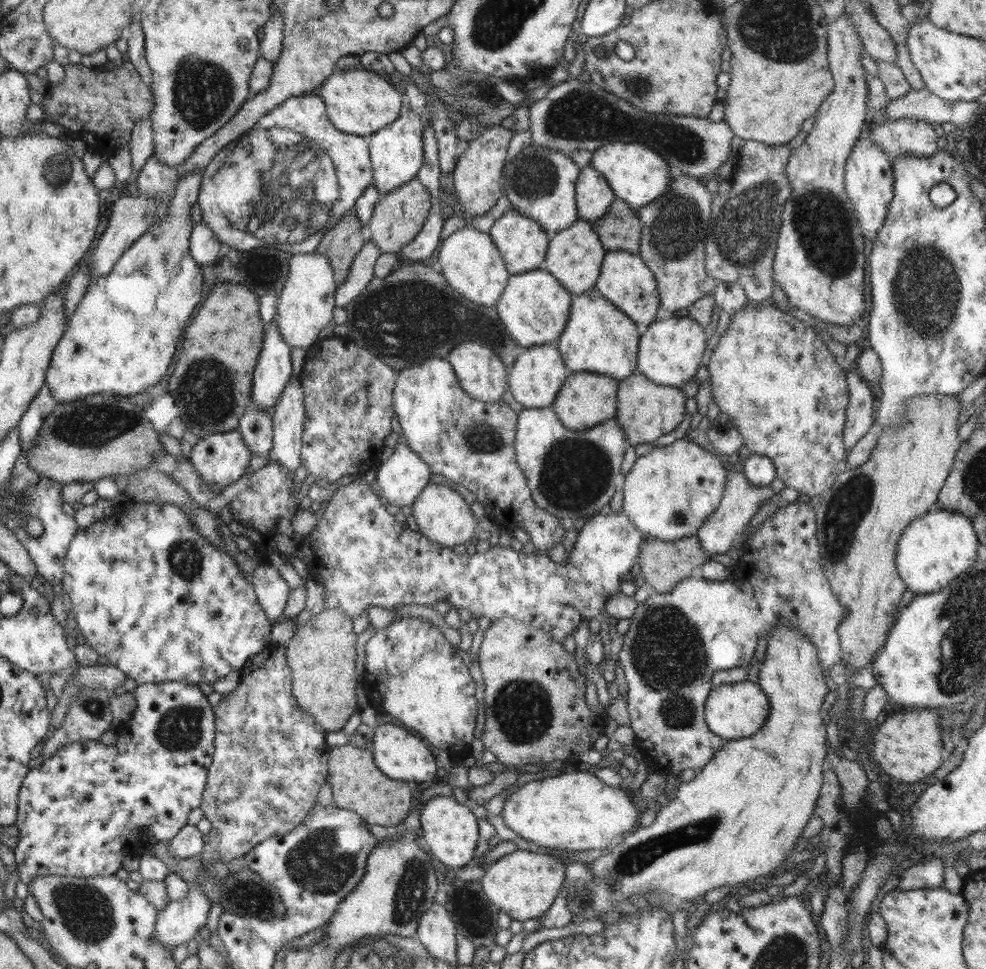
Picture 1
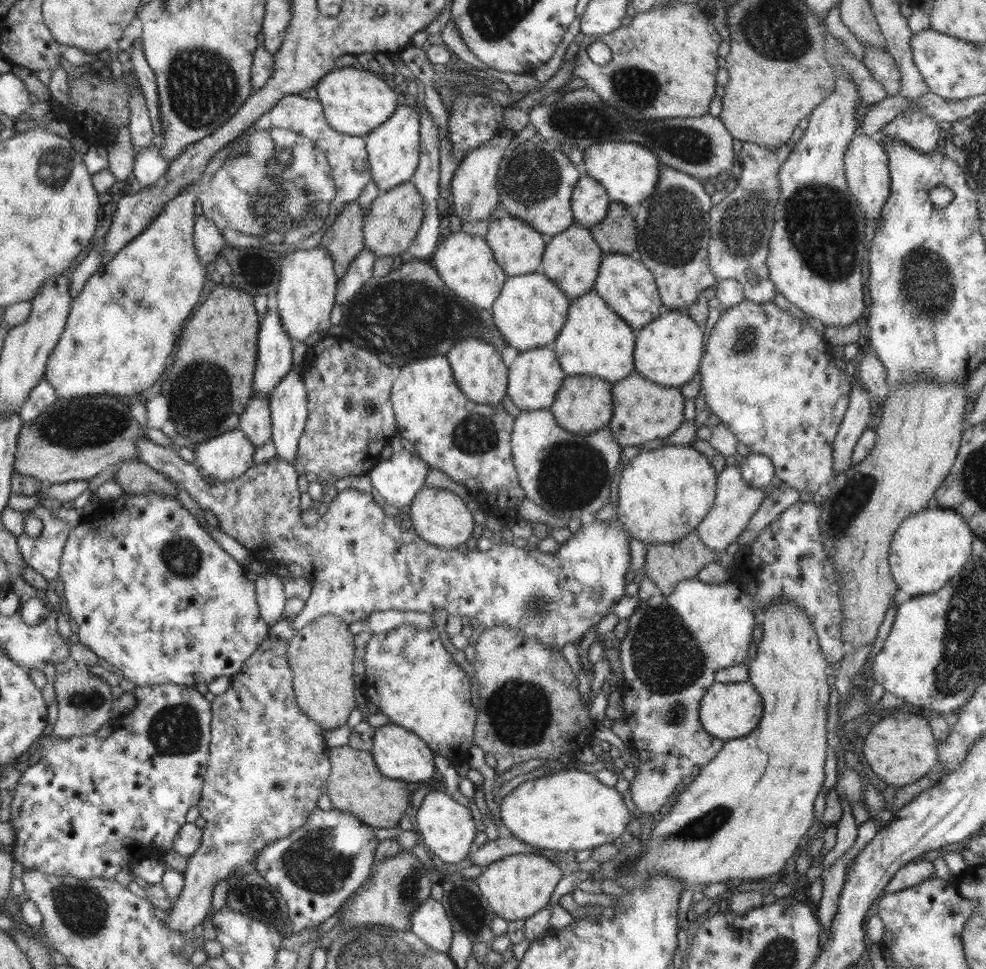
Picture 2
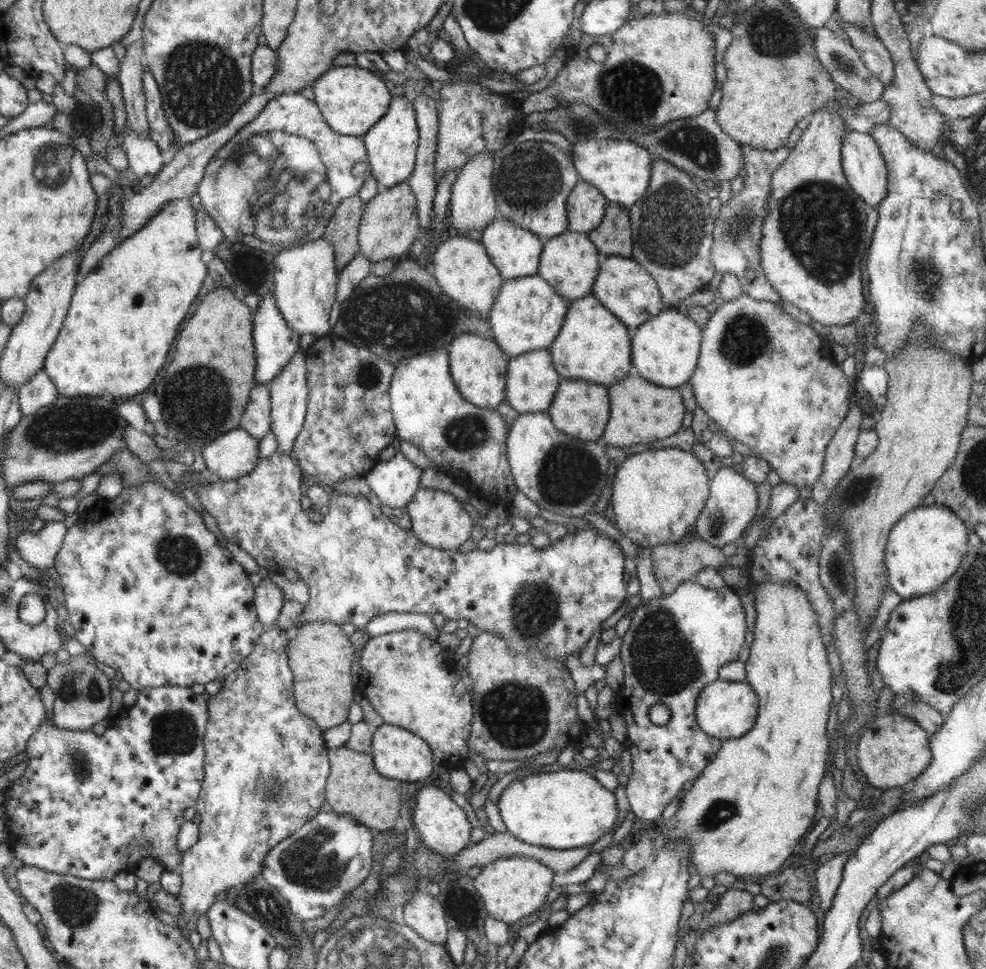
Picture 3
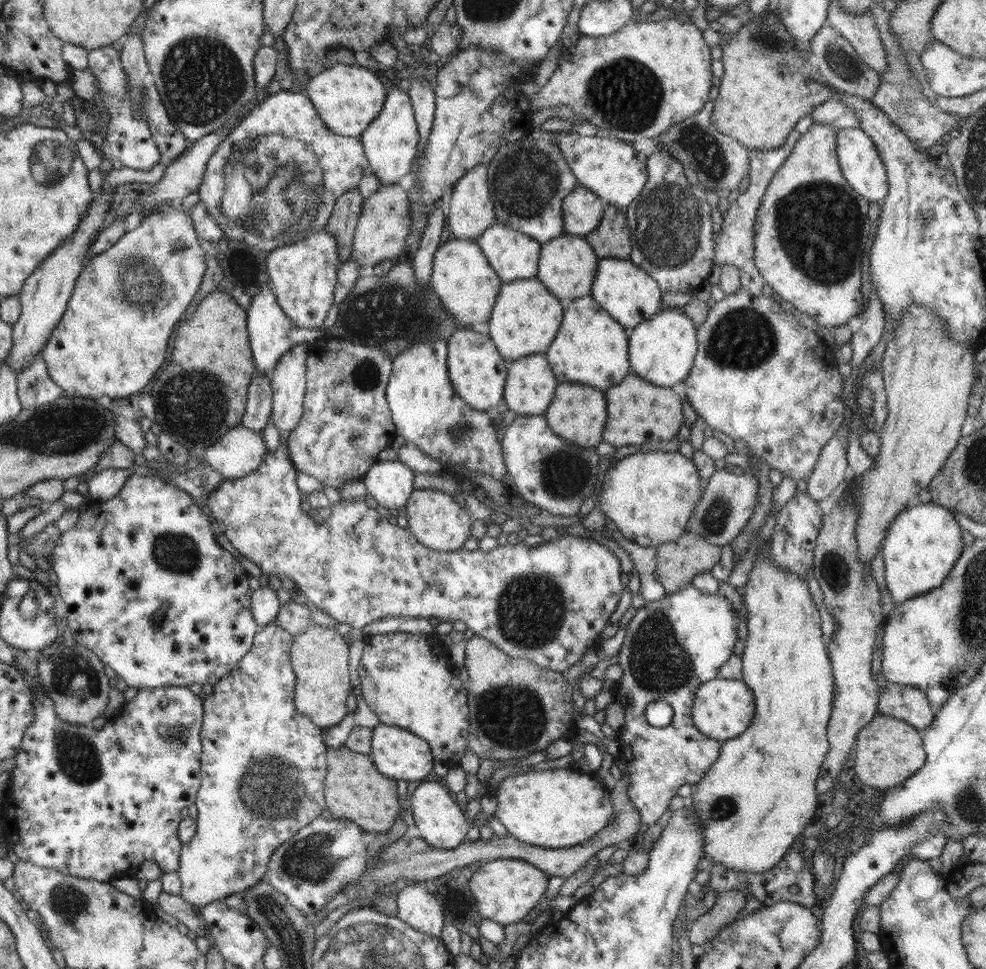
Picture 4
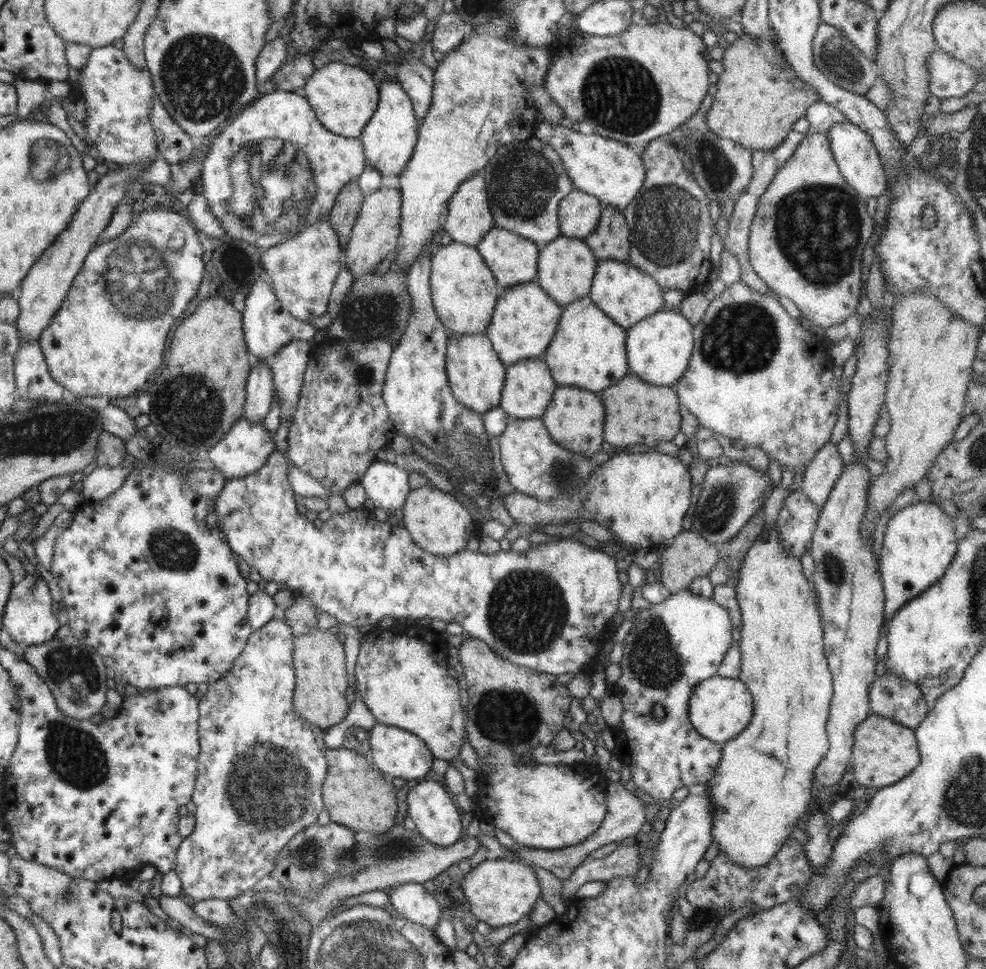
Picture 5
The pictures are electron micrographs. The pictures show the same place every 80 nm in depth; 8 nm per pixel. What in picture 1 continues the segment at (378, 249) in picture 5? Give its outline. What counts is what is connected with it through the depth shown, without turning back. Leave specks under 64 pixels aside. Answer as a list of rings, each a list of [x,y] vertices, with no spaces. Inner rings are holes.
[[[414,177],[410,182],[400,185],[398,189],[391,190],[378,199],[374,205],[370,224],[366,228],[366,234],[382,253],[398,255],[422,230],[430,209],[430,193],[417,177]]]

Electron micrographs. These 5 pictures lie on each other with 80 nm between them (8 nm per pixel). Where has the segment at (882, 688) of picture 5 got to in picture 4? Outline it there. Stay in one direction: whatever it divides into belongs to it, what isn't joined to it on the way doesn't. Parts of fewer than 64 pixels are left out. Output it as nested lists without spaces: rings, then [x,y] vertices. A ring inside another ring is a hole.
[[[890,681],[881,688],[878,714],[903,720],[920,734],[931,725],[936,711],[917,688]]]

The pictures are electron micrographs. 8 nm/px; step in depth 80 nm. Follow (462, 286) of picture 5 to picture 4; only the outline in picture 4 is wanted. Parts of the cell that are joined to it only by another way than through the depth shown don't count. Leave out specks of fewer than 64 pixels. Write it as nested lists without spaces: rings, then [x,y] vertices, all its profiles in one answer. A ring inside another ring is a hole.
[[[446,240],[437,248],[433,259],[429,284],[447,312],[461,326],[468,328],[488,321],[503,282],[482,254],[481,248],[473,240]]]

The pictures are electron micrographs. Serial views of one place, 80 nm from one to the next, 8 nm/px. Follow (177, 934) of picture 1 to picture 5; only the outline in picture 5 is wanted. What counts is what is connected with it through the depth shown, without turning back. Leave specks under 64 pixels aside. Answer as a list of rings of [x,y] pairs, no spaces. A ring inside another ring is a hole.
[[[274,618],[262,626],[259,630],[252,632],[248,644],[244,645],[240,656],[236,658],[234,664],[216,682],[209,684],[208,692],[199,695],[199,716],[198,736],[200,752],[198,755],[199,765],[197,766],[197,777],[192,797],[192,802],[196,805],[195,827],[188,838],[182,840],[181,846],[177,850],[175,873],[181,880],[182,896],[188,901],[203,901],[206,899],[220,899],[228,901],[240,896],[240,893],[252,889],[266,874],[271,874],[275,867],[275,860],[278,853],[284,846],[296,836],[301,830],[308,828],[317,822],[316,816],[324,810],[322,804],[323,784],[327,775],[327,759],[324,754],[327,751],[324,745],[326,730],[319,726],[310,724],[306,721],[306,726],[302,726],[304,718],[294,714],[294,692],[295,689],[295,670],[293,667],[294,636],[292,630],[286,626],[286,622]]]

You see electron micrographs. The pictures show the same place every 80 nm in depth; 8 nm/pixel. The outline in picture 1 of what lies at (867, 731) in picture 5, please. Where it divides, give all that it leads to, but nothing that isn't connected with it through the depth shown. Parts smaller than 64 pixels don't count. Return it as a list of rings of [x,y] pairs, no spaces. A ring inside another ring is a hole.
[[[906,710],[905,712],[890,715],[878,726],[878,731],[872,736],[871,760],[878,766],[880,773],[888,774],[898,782],[918,782],[933,774],[942,764],[940,751],[943,749],[940,733],[944,732],[940,726],[942,717],[938,710]]]

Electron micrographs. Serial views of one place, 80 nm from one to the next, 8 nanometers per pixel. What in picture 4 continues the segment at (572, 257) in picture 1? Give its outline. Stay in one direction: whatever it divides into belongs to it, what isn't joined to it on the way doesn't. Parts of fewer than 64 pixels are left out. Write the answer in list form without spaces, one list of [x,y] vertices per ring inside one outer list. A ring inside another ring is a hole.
[[[567,234],[552,238],[541,245],[537,270],[537,279],[564,304],[575,298],[591,294],[591,286],[596,276],[600,259],[594,254],[595,249],[581,236]]]

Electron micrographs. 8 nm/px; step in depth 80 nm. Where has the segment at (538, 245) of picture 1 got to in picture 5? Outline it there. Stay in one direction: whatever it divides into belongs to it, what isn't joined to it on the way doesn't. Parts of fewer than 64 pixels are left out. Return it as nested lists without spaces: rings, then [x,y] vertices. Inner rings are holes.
[[[495,226],[484,235],[484,238],[476,247],[486,266],[492,271],[501,290],[514,286],[516,283],[535,281],[537,260],[540,252],[540,248],[535,242],[521,237],[510,230],[500,229]]]

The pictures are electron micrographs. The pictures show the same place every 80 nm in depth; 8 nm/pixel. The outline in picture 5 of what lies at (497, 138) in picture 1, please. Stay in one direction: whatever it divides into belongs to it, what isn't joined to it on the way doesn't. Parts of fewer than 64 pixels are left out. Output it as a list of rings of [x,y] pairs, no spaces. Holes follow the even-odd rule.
[[[480,173],[465,180],[457,187],[457,191],[447,203],[446,211],[447,215],[442,226],[453,242],[476,247],[484,235],[495,227],[488,202],[487,182]]]

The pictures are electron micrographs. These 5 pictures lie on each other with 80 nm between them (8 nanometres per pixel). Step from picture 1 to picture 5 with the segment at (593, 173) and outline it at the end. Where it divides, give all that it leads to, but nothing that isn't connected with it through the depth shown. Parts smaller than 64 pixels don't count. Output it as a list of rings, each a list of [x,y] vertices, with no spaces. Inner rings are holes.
[[[581,190],[570,191],[558,207],[558,225],[562,236],[583,239],[596,229],[604,203]]]

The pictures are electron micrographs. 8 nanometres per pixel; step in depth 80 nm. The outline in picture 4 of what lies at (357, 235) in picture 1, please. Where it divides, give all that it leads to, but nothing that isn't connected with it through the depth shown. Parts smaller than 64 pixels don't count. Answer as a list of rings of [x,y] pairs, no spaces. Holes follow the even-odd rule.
[[[357,188],[345,192],[333,206],[333,212],[325,226],[337,242],[340,262],[350,260],[356,226],[362,213],[363,196]]]

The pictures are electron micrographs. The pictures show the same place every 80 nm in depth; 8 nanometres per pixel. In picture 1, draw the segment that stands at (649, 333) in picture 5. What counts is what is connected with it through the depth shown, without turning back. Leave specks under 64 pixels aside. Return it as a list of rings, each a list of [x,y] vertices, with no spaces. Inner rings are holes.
[[[674,314],[672,318],[655,320],[640,335],[637,372],[656,384],[681,388],[695,377],[696,370],[700,368],[706,350],[706,339],[704,328],[688,316]]]

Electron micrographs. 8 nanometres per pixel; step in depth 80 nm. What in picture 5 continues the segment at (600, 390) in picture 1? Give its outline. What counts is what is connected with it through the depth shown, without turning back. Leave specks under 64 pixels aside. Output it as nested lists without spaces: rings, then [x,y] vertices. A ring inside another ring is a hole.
[[[558,385],[541,419],[552,440],[560,446],[590,457],[595,457],[601,452],[602,422],[605,420],[603,402],[599,393]]]

